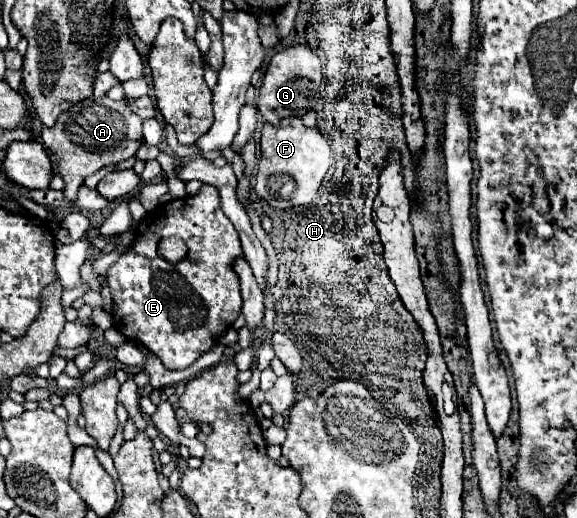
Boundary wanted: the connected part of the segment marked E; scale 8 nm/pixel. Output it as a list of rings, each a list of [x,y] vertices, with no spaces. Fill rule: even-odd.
[[[203,184],[201,190],[195,194],[195,196],[185,196],[185,198],[177,198],[177,200],[171,200],[167,204],[161,204],[153,210],[153,240],[143,240],[143,236],[135,236],[135,242],[133,246],[123,252],[119,256],[119,260],[109,268],[107,272],[107,284],[109,284],[109,290],[111,290],[111,296],[113,296],[113,326],[127,338],[127,340],[135,340],[135,342],[141,342],[145,348],[149,348],[155,356],[161,358],[161,362],[165,364],[165,368],[169,370],[183,370],[187,366],[191,366],[203,352],[207,352],[213,344],[219,342],[219,338],[225,334],[225,330],[235,322],[235,318],[239,316],[241,312],[241,292],[239,292],[239,280],[237,280],[237,272],[233,270],[233,262],[243,256],[243,248],[241,248],[241,242],[239,242],[239,236],[237,236],[237,230],[233,228],[233,224],[227,220],[227,216],[221,212],[221,198],[217,196],[217,188],[209,186],[209,184]],[[167,236],[179,236],[183,238],[183,242],[187,244],[187,256],[179,262],[169,262],[165,260],[161,254],[159,254],[159,242],[161,238],[167,238]]]

